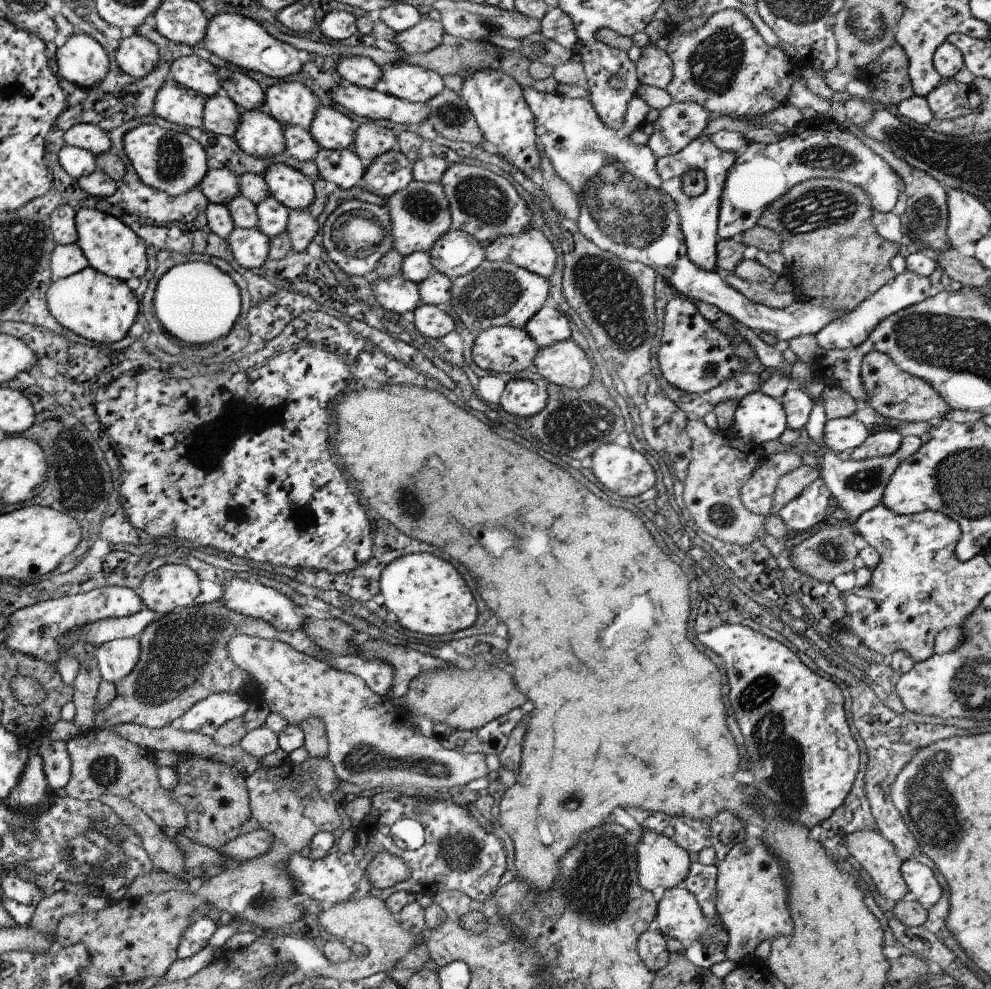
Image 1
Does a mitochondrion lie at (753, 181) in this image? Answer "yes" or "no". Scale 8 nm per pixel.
no

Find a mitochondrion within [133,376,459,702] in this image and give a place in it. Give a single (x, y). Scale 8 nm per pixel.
(403, 495)

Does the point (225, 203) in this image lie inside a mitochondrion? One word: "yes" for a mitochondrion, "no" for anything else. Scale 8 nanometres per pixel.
no

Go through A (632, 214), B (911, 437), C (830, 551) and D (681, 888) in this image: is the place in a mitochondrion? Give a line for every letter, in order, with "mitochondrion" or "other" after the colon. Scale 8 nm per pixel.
A: mitochondrion
B: other
C: mitochondrion
D: other

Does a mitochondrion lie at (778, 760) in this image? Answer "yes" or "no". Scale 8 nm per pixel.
yes

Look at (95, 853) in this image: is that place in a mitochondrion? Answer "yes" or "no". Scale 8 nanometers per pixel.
yes

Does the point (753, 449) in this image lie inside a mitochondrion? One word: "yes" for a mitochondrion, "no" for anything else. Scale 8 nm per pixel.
no

